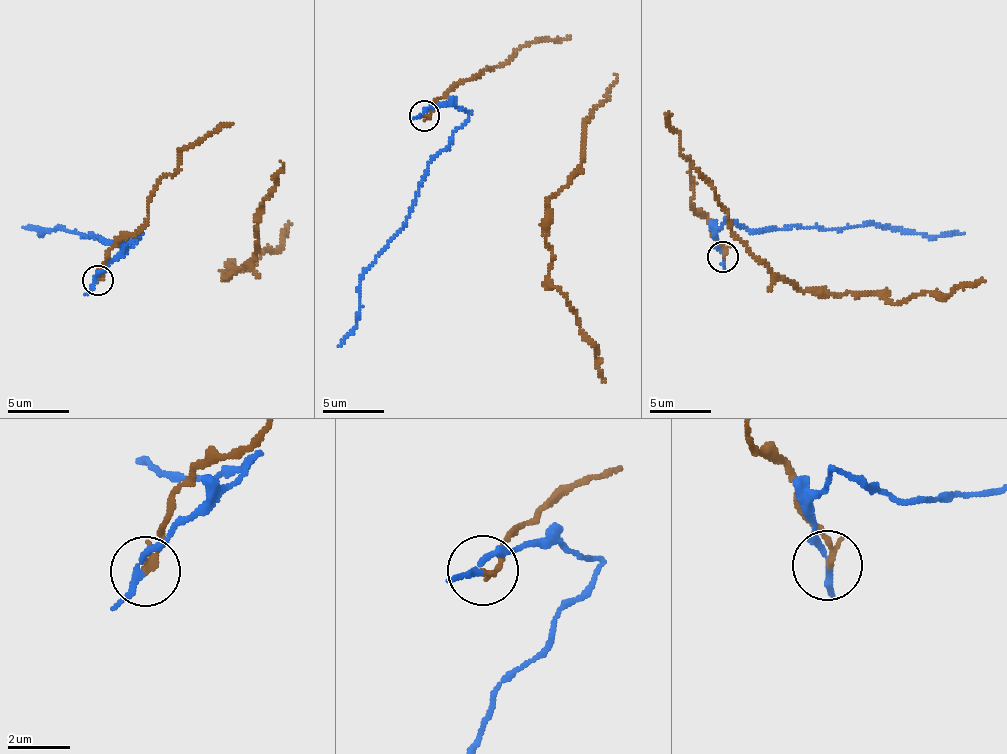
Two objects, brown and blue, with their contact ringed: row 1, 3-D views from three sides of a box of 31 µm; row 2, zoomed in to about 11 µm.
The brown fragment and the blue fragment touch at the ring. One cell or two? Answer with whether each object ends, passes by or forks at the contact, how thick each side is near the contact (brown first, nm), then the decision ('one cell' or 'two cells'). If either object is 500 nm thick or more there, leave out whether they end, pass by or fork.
brown ends; blue passes by; calibres 190 and 170 nm; two cells

